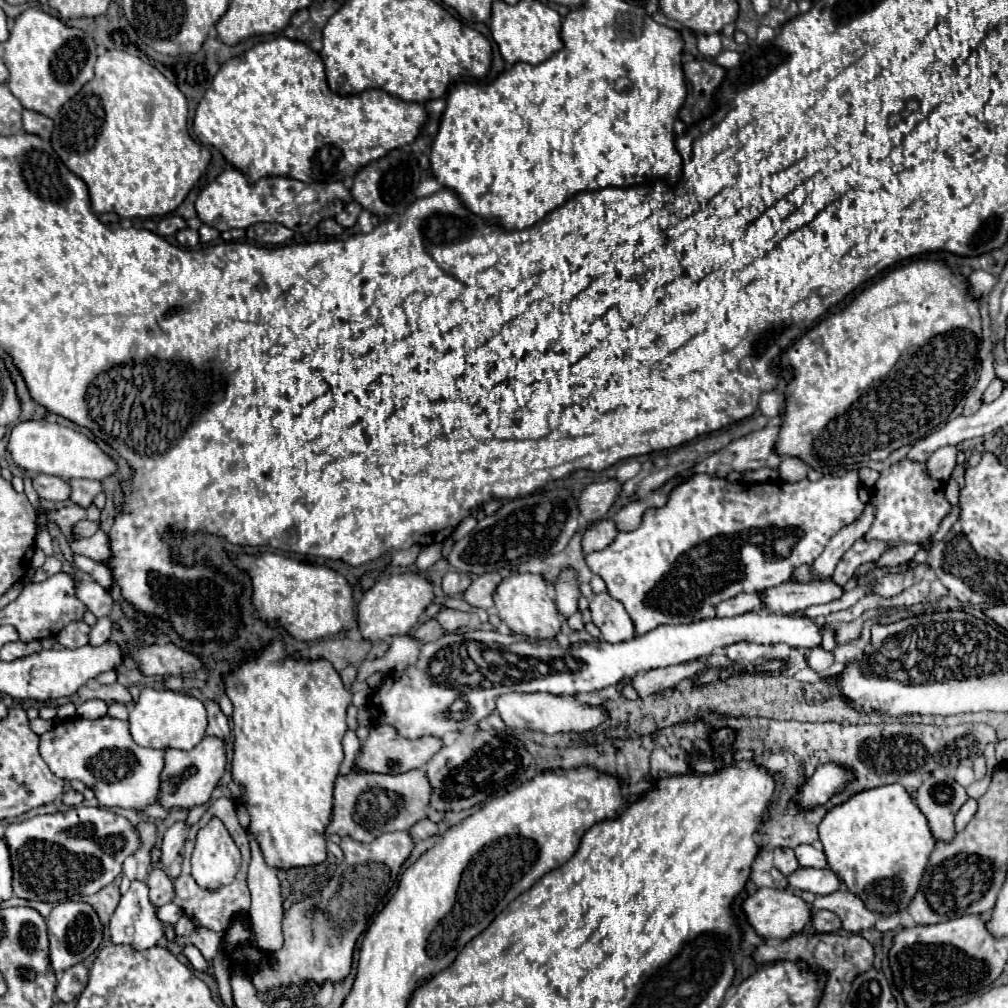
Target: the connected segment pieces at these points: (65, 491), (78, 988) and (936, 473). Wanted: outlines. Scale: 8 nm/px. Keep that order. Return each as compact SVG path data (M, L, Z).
M39 475L39 477L33 477L33 487L41 499L49 499L55 503L67 501L71 497L71 485L63 477Z
M77 963L69 967L57 983L57 997L65 1003L75 1001L79 993L87 987L87 981L89 981L89 967L85 963Z
M941 447L925 461L925 471L935 481L945 483L951 477L955 465L957 465L957 447Z

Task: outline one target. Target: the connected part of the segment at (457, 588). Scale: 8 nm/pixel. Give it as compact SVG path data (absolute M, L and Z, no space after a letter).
M449 571L445 577L443 577L443 593L449 595L449 597L455 597L455 595L461 595L467 587L469 587L471 579L467 573L457 573L457 571Z

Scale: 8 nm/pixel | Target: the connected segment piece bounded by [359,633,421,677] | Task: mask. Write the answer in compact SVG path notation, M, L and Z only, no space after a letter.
M411 633L407 635L397 635L391 639L391 647L385 653L385 657L369 661L365 659L361 669L359 669L359 677L367 677L369 673L381 671L381 673L391 673L391 671L399 671L405 669L413 663L417 663L421 653L421 641L415 639Z

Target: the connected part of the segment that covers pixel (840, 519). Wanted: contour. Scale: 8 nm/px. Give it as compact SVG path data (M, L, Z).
M849 471L847 475L843 477L835 477L830 474L826 474L819 481L809 481L809 479L801 479L797 483L729 483L727 479L723 477L717 477L717 475L707 475L707 473L695 473L691 477L687 477L685 481L681 481L677 487L671 489L669 497L667 497L667 503L663 507L649 507L643 515L643 521L637 529L633 531L623 531L617 535L617 539L607 545L605 549L601 551L593 551L585 557L589 569L603 577L603 581L607 583L607 591L609 595L613 595L615 599L619 599L625 607L625 611L629 613L633 625L635 625L635 633L637 635L643 635L645 631L651 631L659 625L665 625L665 623L695 623L695 621L703 621L703 619L711 619L715 617L715 607L717 603L725 601L725 599L731 599L739 593L759 593L767 587L775 587L779 583L785 583L789 581L791 573L793 573L793 567L799 567L801 563L813 563L821 551L825 549L825 545L829 543L829 539L845 525L853 523L857 519L857 515L861 515L863 511L863 503L859 499L859 487L861 487L861 479L857 477L857 471Z

